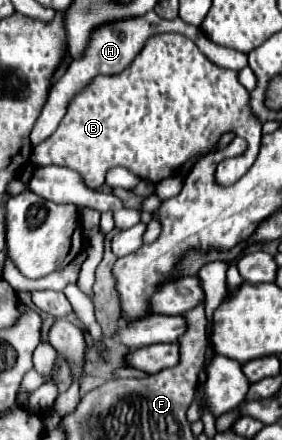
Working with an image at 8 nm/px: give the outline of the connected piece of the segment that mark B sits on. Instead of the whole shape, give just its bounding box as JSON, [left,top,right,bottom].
[31,33,261,189]

